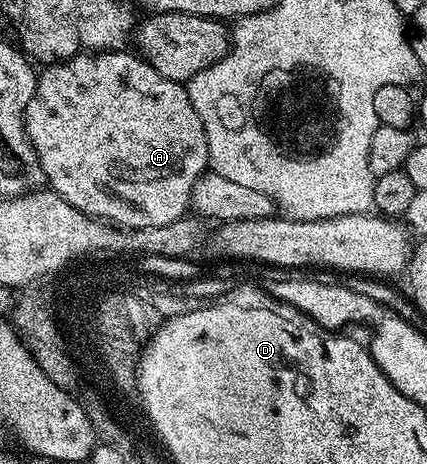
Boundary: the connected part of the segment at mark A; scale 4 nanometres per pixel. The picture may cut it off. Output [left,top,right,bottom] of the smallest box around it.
[23,50,209,229]

